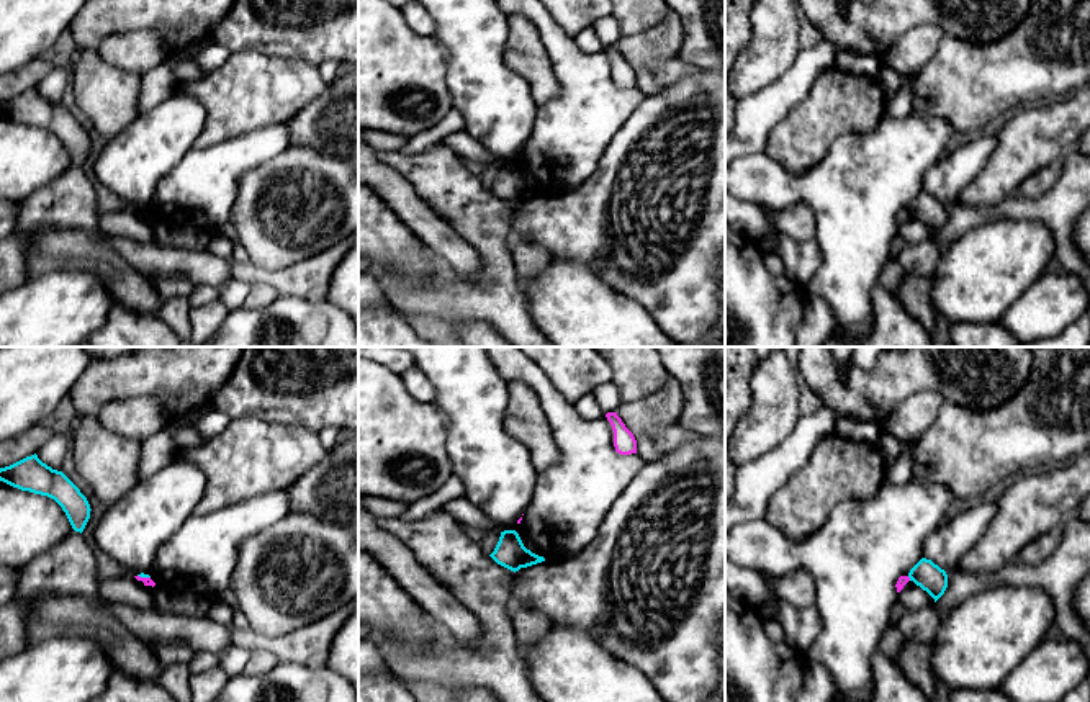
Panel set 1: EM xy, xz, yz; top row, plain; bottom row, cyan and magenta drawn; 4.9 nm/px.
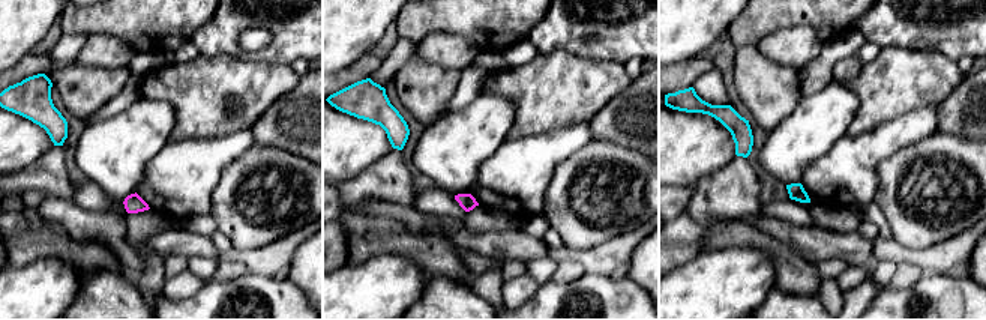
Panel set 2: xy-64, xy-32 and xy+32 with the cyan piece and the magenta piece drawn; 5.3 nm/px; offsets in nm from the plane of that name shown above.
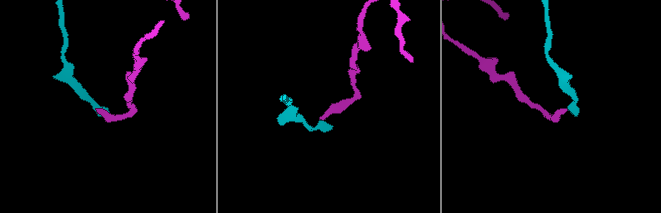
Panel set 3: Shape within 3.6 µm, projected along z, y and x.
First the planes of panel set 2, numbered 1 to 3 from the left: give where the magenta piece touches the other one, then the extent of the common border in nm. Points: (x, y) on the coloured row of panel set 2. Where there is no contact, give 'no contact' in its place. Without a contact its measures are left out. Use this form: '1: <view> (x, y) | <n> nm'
1: no contact
2: no contact
3: no contact

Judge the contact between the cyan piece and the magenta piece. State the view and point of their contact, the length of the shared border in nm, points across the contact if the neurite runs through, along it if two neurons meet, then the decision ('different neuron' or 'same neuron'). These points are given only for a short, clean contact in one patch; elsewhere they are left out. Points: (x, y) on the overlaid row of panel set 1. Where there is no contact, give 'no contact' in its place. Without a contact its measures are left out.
xy (144, 576) | 70 nm | along xy (138, 575), (149, 578) | different neuron

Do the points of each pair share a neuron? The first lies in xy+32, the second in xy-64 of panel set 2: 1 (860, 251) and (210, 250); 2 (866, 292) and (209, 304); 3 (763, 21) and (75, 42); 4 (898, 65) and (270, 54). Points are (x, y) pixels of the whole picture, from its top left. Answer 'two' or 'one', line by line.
1: one
2: two
3: two
4: two

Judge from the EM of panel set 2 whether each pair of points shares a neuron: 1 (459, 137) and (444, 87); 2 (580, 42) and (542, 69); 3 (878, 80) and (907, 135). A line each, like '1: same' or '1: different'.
1: different
2: different
3: different

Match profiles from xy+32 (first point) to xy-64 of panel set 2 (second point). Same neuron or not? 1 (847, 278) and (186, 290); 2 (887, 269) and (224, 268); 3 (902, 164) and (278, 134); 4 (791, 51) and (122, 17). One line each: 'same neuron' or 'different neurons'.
1: different neurons
2: different neurons
3: different neurons
4: different neurons

